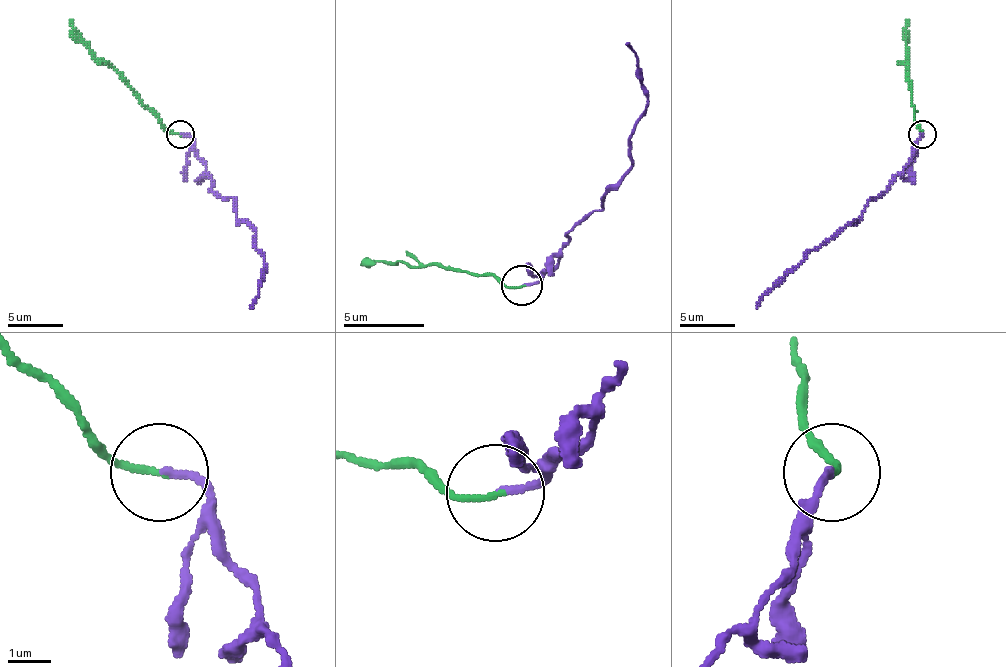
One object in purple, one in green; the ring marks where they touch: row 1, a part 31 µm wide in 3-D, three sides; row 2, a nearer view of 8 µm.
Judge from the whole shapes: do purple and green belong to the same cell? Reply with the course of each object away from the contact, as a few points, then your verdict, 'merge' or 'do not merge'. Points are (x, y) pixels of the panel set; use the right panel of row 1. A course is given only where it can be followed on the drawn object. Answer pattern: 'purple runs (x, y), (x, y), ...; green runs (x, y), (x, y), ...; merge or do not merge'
purple runs (923, 133), (917, 139), (914, 156), (887, 189), (870, 197), (862, 216), (812, 250), (790, 269), (756, 308); green runs (923, 133), (914, 120), (906, 59), (909, 20); merge

